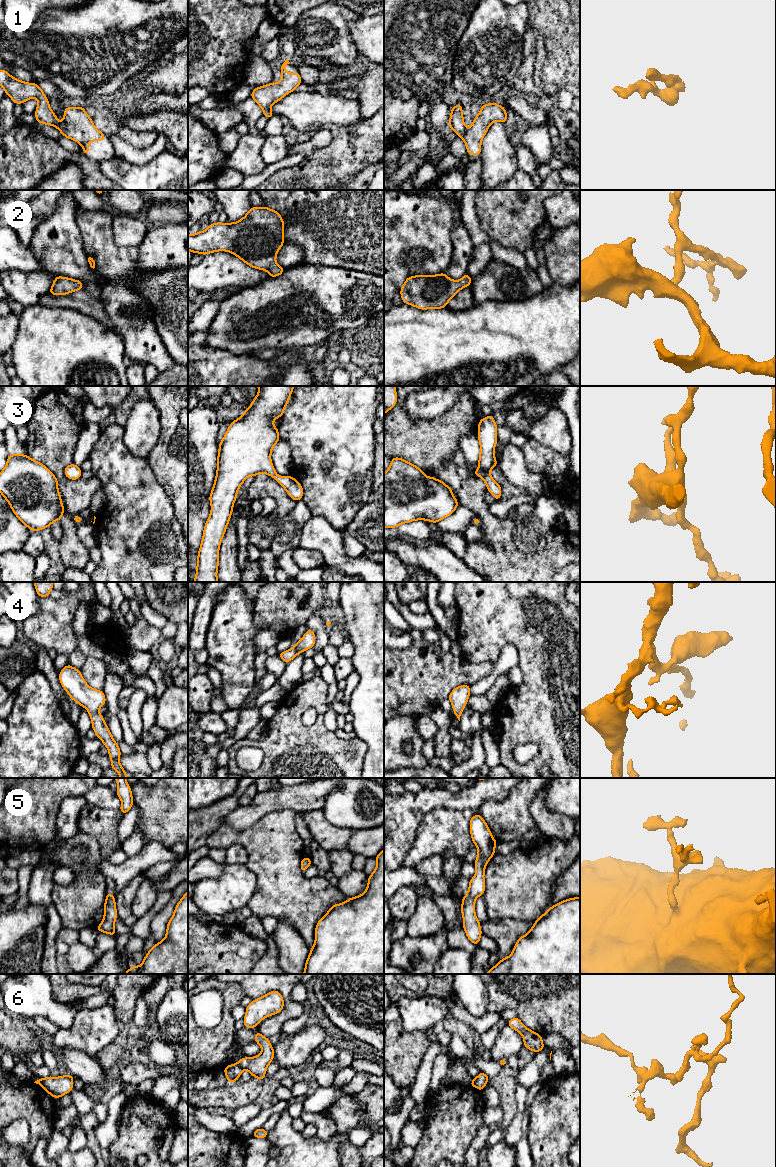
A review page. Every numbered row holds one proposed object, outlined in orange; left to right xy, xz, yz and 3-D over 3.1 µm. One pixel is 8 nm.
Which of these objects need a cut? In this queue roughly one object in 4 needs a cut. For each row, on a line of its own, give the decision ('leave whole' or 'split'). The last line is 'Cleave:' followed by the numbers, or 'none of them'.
1: leave whole
2: leave whole
3: leave whole
4: leave whole
5: leave whole
6: split
Cleave: 6

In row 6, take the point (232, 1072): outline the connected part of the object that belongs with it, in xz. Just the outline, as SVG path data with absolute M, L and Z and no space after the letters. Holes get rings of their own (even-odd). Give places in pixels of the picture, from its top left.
M238 1063L226 1066L224 1068L224 1073L227 1077L228 1083L236 1082L240 1077L242 1071L243 1069Z

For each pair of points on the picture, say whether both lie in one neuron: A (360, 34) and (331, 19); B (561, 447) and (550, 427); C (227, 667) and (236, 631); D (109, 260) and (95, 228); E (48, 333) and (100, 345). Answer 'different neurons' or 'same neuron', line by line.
A: different neurons
B: same neuron
C: same neuron
D: same neuron
E: same neuron

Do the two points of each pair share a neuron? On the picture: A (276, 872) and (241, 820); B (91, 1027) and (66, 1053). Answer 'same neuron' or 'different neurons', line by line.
A: different neurons
B: different neurons

